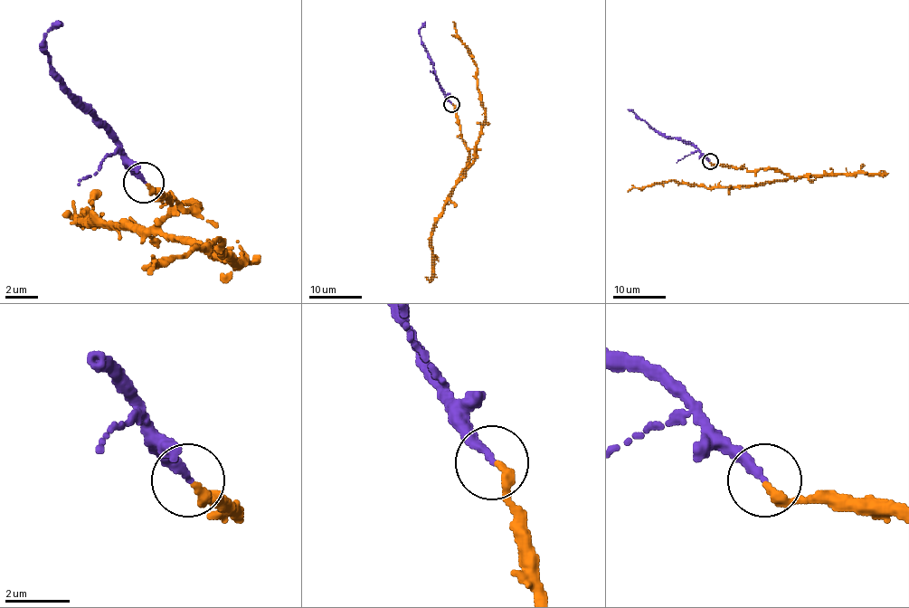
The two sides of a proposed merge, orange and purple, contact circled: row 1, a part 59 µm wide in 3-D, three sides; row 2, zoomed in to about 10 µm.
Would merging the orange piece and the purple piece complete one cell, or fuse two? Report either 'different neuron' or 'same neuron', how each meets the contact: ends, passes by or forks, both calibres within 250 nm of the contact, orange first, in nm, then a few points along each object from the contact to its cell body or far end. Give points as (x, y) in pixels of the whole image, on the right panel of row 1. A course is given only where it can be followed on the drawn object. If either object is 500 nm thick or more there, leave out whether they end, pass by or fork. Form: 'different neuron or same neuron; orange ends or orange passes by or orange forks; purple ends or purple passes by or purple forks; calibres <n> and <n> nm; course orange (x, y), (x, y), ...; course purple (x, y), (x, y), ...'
same neuron; orange ends; purple ends; calibres 300 and 280 nm; course orange (710, 163), (748, 170), (779, 169), (789, 177), (765, 184), (705, 187), (670, 180), (631, 187), (628, 192); course purple (710, 161), (693, 146), (654, 130), (628, 109)

